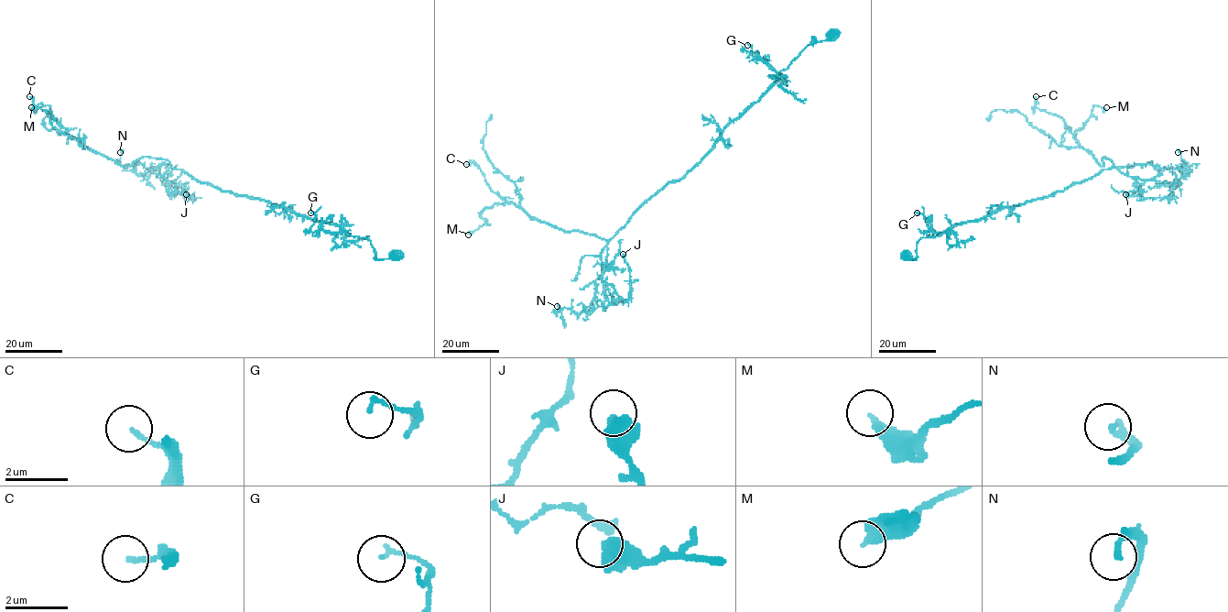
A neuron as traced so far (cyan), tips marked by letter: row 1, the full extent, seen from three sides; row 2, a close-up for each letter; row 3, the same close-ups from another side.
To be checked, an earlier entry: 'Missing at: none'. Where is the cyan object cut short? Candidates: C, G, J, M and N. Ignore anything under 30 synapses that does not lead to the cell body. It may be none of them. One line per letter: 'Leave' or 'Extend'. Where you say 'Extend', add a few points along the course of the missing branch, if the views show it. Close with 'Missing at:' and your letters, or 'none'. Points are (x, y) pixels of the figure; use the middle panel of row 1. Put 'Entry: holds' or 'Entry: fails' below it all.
C: Leave
G: Leave
J: Leave
M: Leave
N: Leave
Missing at: none
Entry: holds

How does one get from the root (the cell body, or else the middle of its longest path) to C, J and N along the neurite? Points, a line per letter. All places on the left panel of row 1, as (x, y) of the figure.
C: (396, 256), (377, 260), (366, 237), (220, 191), (165, 159), (144, 157), (120, 165), (72, 137), (29, 96)
J: (396, 256), (377, 260), (366, 237), (220, 191), (170, 168), (163, 175), (186, 199), (194, 197), (186, 194)
N: (396, 256), (377, 260), (366, 237), (220, 191), (169, 165), (147, 177), (124, 170), (120, 152)

